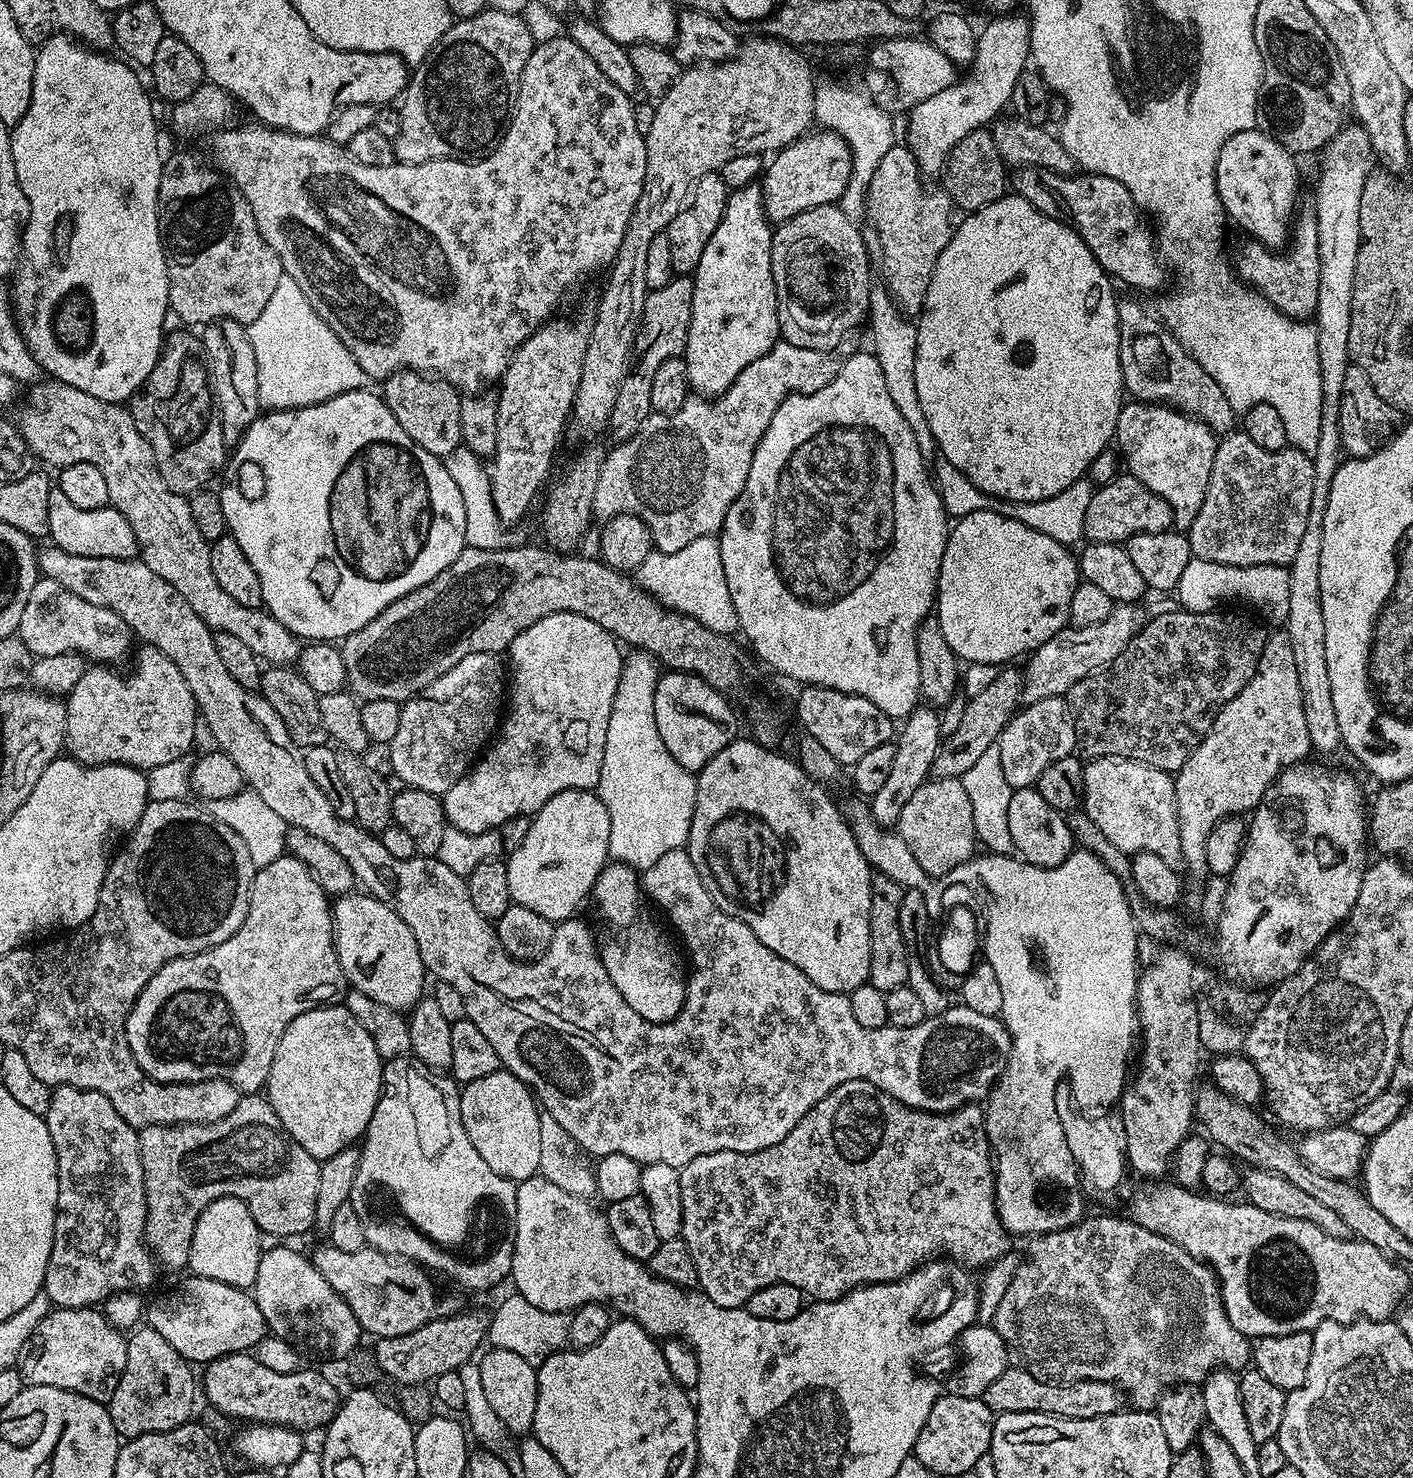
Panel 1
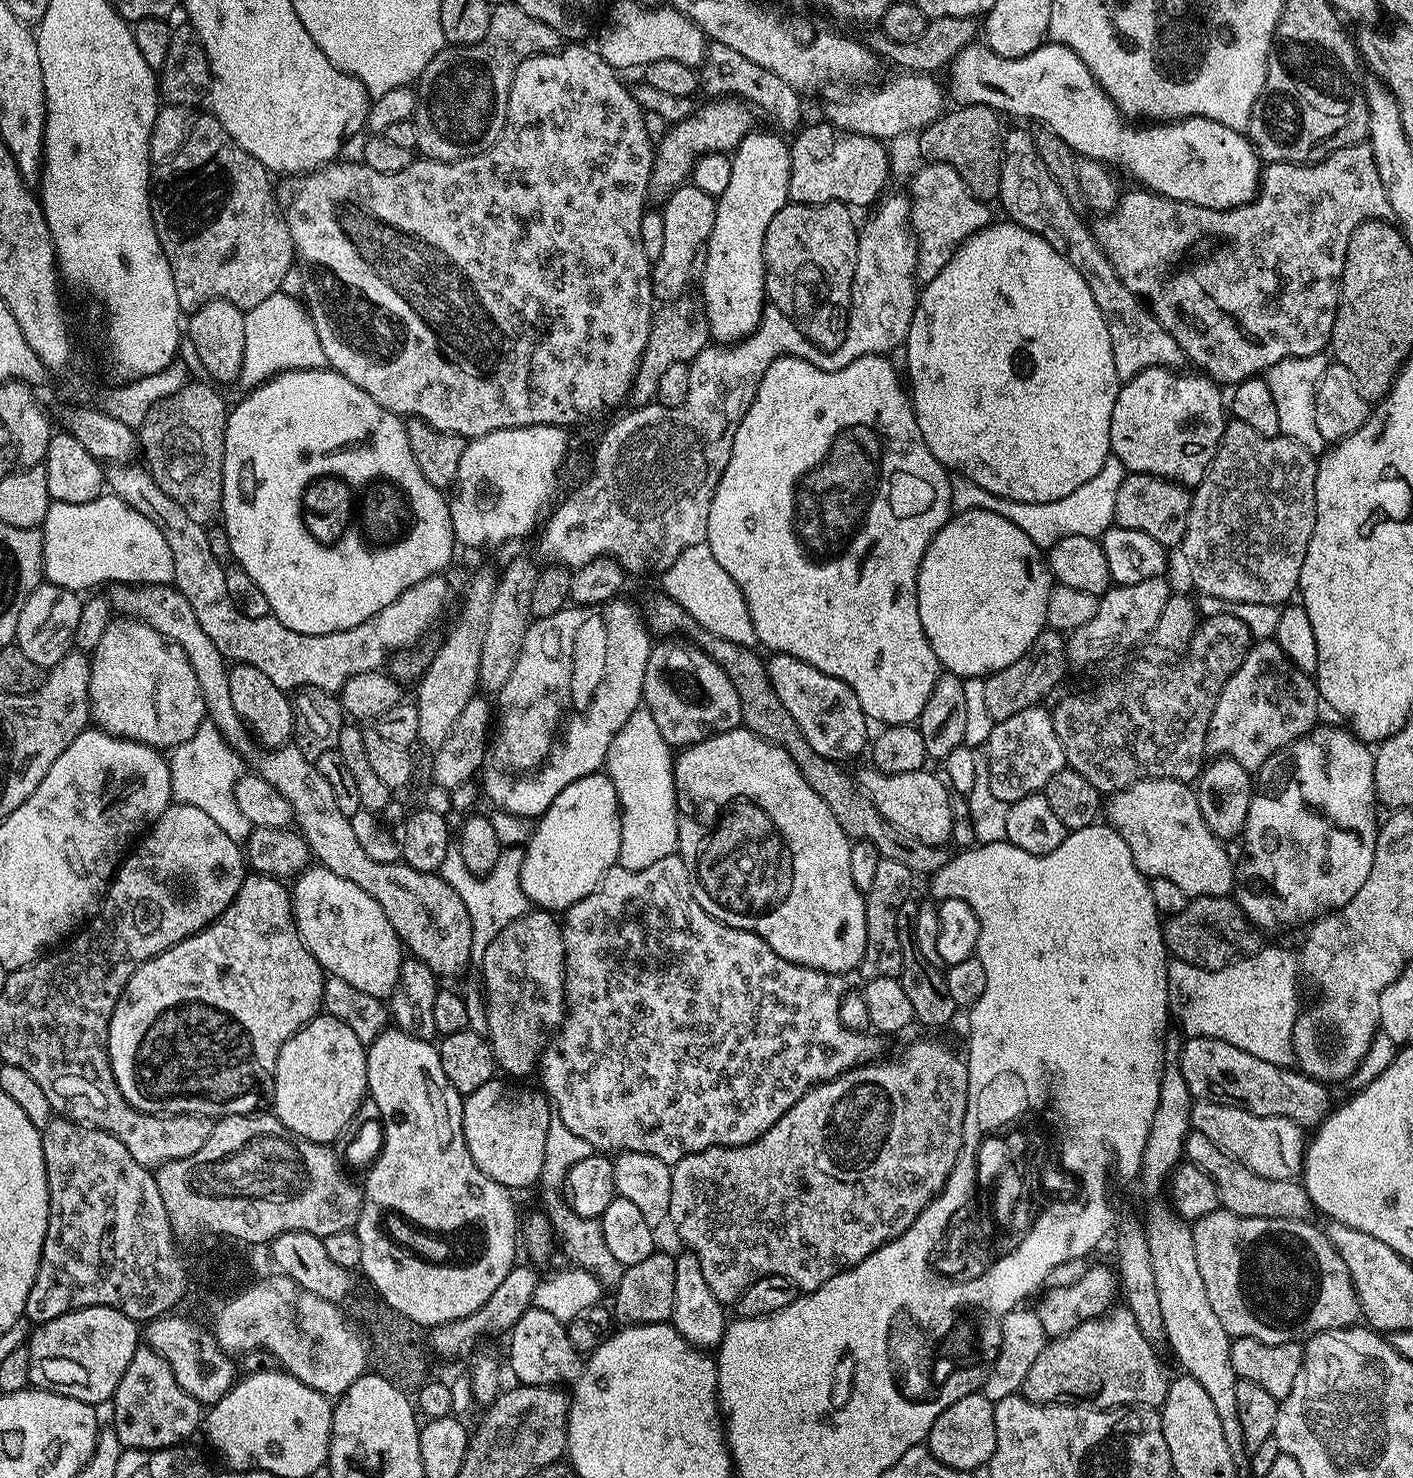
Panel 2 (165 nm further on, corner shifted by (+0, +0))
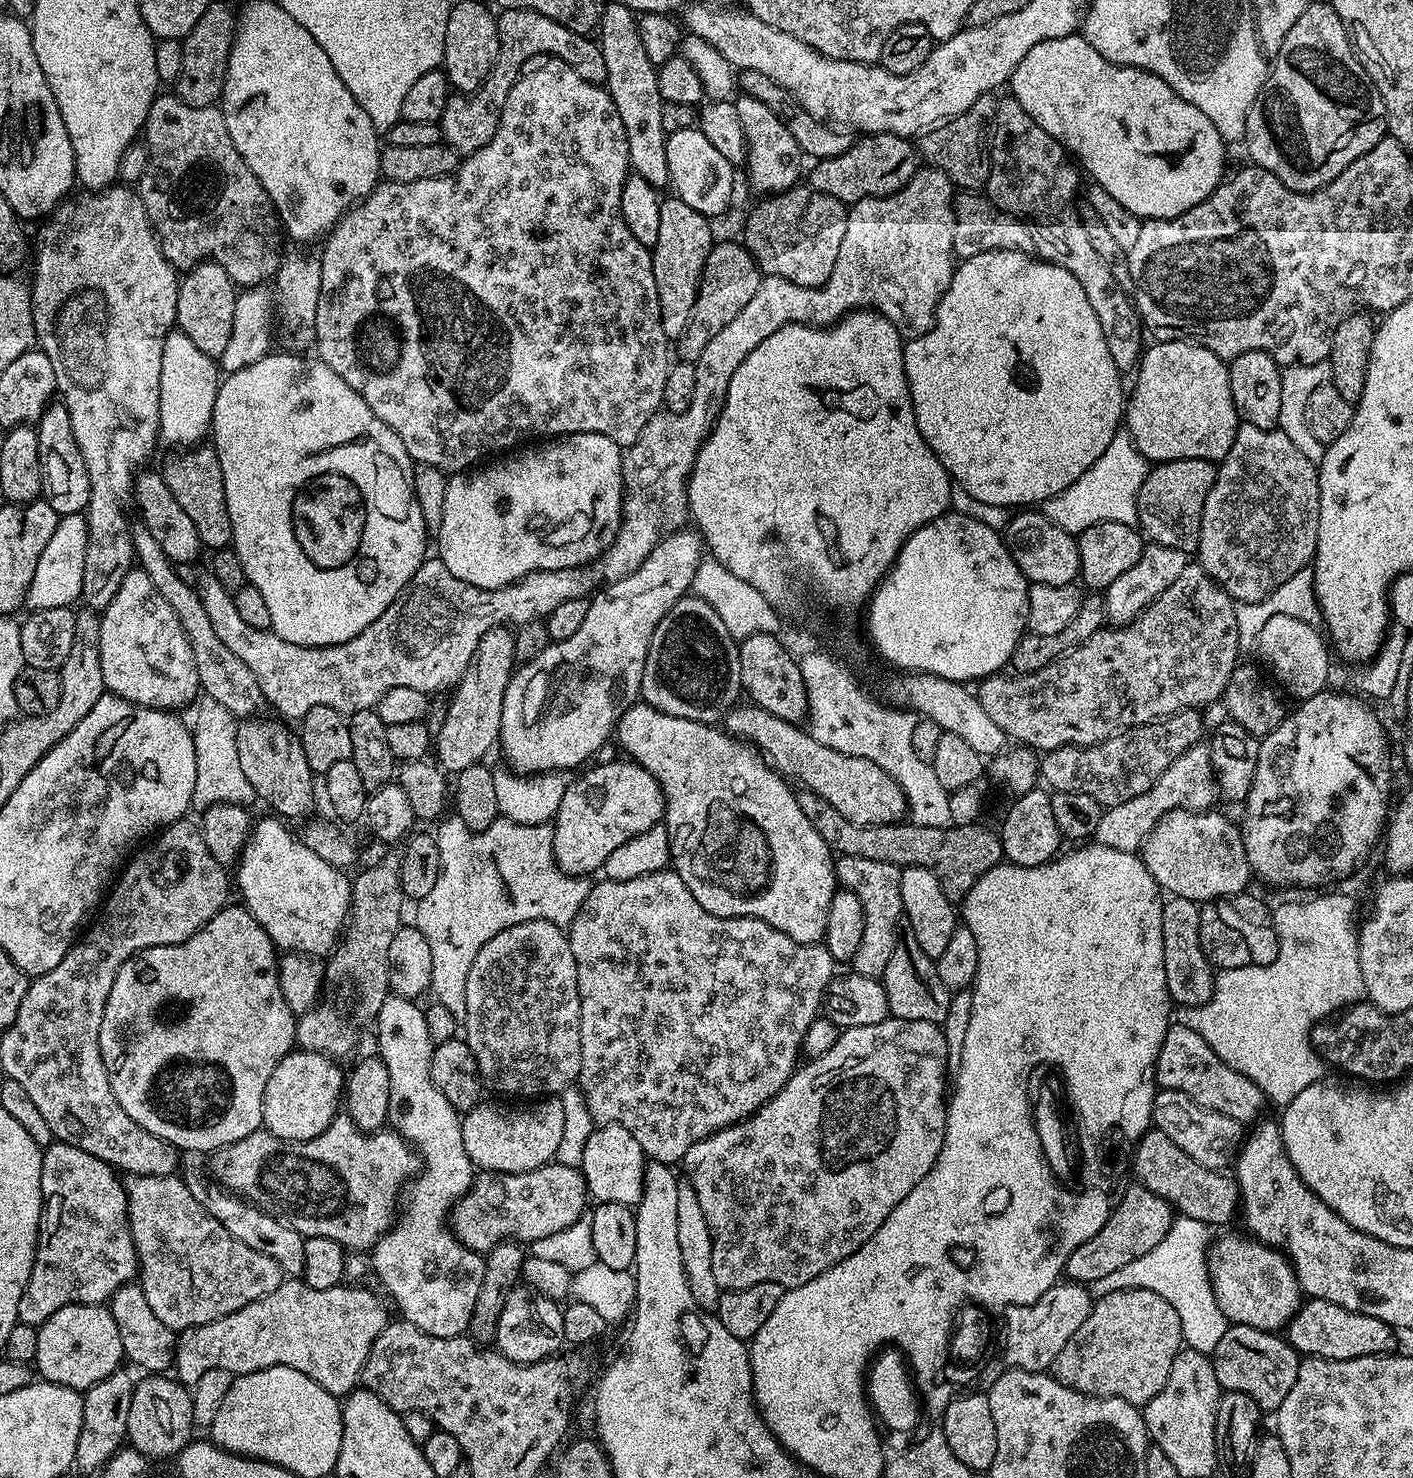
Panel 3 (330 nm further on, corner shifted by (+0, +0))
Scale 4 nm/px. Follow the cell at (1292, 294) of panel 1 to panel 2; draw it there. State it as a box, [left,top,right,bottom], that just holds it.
[1091,142,1392,386]

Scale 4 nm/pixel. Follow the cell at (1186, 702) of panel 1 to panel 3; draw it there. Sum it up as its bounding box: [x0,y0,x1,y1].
[1039,710,1206,809]

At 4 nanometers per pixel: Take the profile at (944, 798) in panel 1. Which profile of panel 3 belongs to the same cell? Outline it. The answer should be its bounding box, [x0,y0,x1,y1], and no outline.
[722,702,908,826]

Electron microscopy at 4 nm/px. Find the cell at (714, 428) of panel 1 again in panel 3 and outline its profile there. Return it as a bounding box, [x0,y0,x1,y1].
[198,166,956,722]

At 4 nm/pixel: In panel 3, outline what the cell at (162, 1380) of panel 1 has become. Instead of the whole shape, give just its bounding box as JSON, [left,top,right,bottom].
[127,1374,196,1458]

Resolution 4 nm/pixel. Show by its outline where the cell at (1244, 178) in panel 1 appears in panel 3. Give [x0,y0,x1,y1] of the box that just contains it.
[1010,34,1226,220]

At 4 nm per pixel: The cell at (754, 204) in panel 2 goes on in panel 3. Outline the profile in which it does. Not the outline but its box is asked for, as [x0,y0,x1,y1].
[734,94,802,194]

